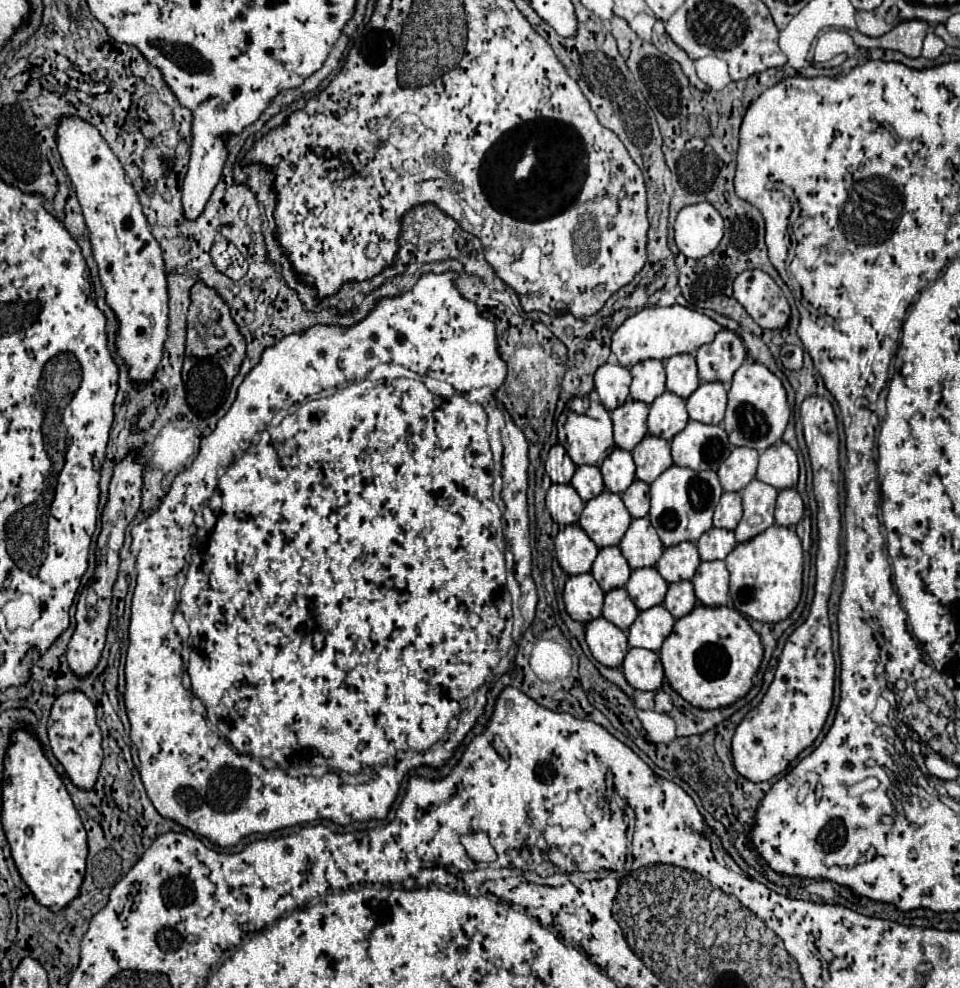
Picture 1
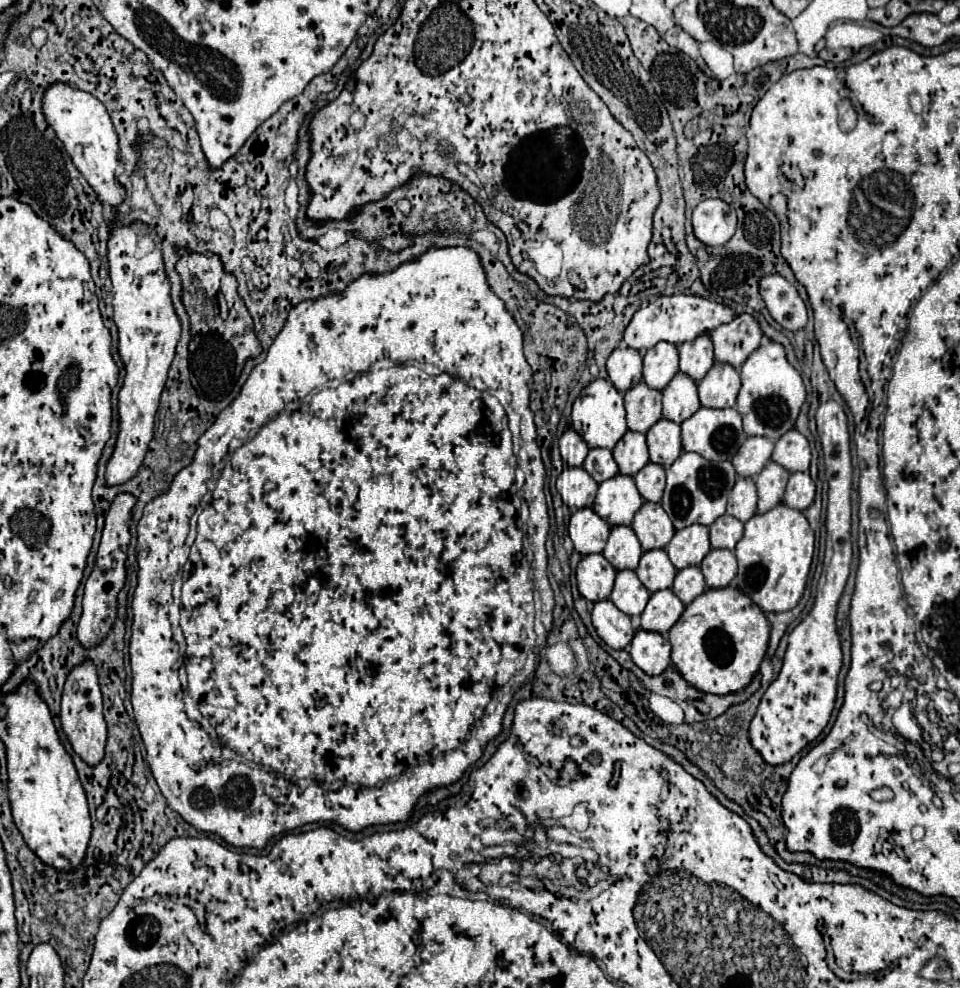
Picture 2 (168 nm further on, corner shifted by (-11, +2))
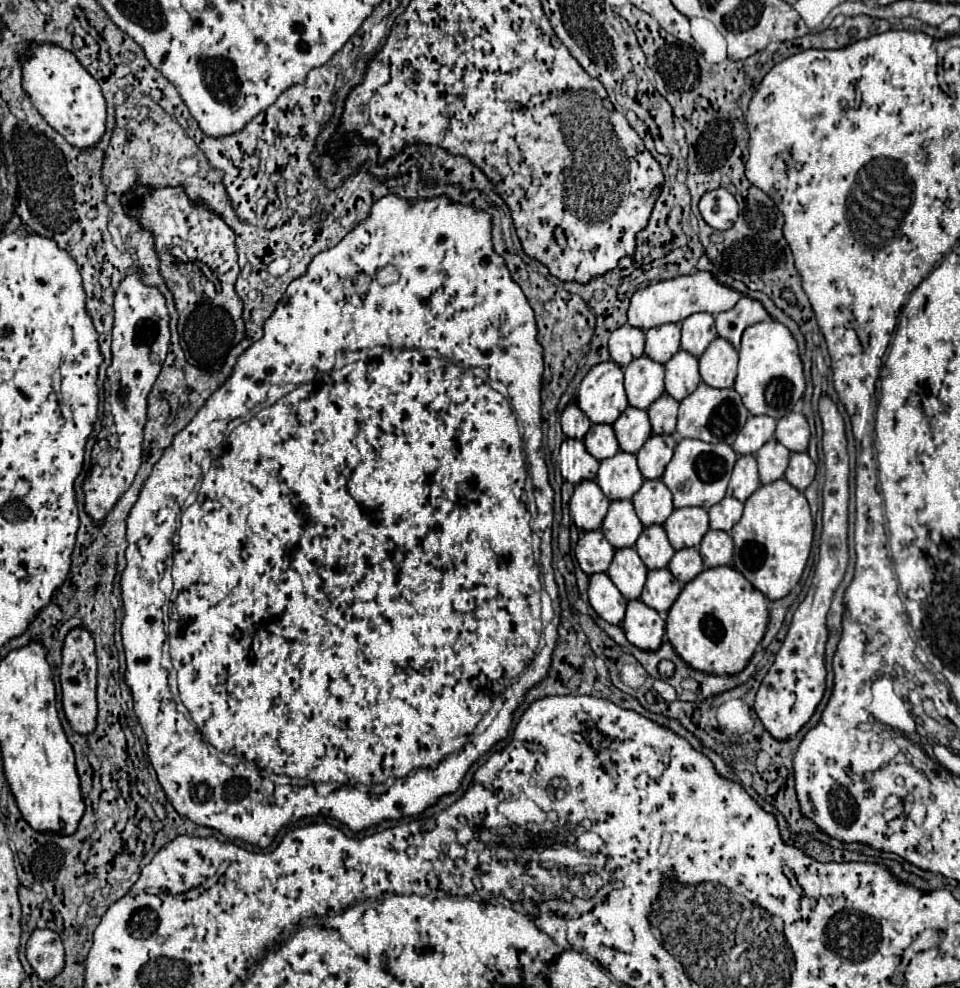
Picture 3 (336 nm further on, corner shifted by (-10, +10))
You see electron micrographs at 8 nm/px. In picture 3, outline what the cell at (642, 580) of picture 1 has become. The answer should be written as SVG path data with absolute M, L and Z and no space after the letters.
M655 525L655 527L645 527L641 537L637 539L637 553L641 561L645 563L647 569L665 569L671 557L675 555L675 549L671 547L665 529Z

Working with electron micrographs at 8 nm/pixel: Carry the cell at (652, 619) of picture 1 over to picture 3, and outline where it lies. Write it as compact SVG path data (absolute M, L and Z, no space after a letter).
M649 571L641 601L655 609L657 613L667 613L681 593L681 583L671 575L671 571Z

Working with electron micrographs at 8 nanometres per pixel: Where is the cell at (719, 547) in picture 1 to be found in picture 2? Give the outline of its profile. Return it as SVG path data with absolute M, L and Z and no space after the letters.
M724 513L710 525L710 543L714 549L734 549L744 533L744 523Z

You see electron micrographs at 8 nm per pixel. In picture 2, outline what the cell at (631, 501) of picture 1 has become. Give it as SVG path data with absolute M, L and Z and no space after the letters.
M652 461L646 463L646 465L634 475L634 481L636 481L636 487L638 487L640 495L642 495L646 501L658 503L658 501L662 499L666 475L664 475L664 467L660 467L658 463L652 463Z

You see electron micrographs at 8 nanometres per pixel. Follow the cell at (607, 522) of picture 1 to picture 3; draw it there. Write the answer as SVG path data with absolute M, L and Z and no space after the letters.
M619 451L615 457L601 461L597 485L609 501L631 499L643 485L643 477L639 473L635 455Z

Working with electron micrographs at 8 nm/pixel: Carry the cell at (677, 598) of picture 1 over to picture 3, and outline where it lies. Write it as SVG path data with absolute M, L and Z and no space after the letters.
M695 547L677 551L669 563L669 571L681 585L687 585L703 571L703 561L699 557L699 551Z

